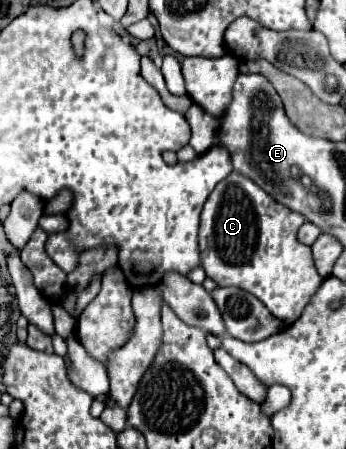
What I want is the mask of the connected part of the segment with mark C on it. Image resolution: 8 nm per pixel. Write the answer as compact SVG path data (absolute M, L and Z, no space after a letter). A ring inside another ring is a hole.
M231 171L209 195L199 227L199 249L201 249L201 265L219 287L239 287L247 293L259 297L265 307L281 321L295 321L303 313L307 301L315 295L323 279L315 271L315 259L311 257L311 247L303 245L297 239L299 227L305 223L301 213L291 213L287 205L277 205L277 201L265 193L259 185L255 185L249 177Z

